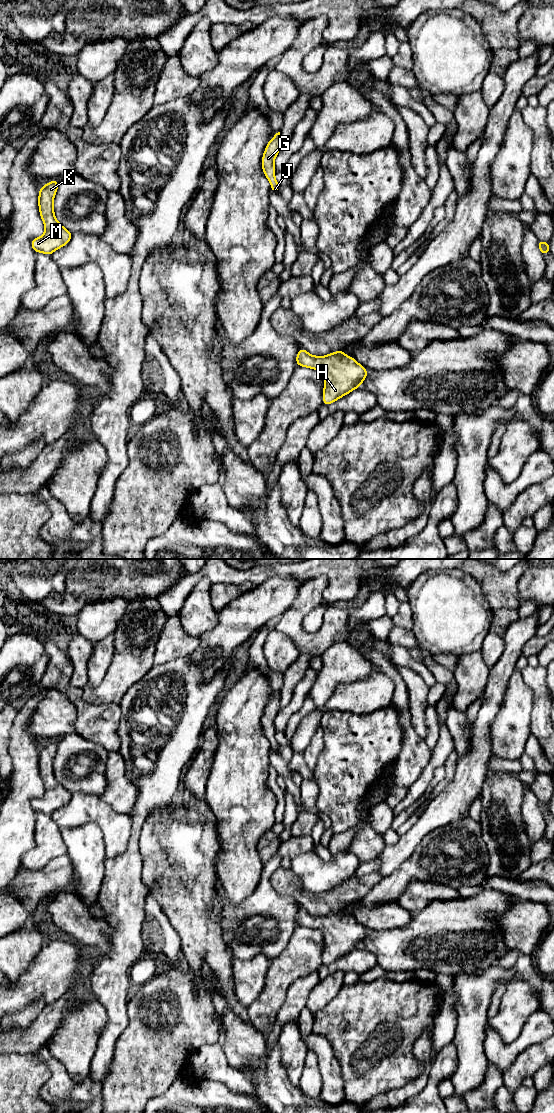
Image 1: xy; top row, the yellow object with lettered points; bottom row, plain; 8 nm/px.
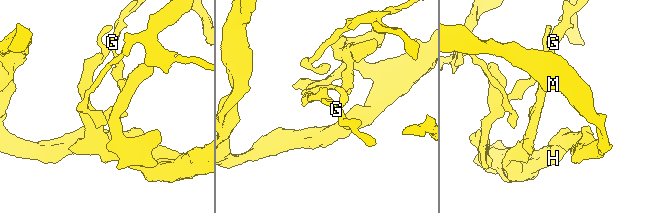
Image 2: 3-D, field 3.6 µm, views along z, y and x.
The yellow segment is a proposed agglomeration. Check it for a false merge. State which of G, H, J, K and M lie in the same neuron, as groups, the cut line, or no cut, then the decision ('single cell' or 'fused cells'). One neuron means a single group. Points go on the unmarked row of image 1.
groups G H J K M; cut none; single cell

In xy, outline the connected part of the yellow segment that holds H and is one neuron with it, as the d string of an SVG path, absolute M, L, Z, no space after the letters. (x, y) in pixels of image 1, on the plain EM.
M300 908L296 917L297 926L319 930L324 936L323 964L330 965L352 950L361 947L367 937L367 929L343 910L326 916L313 916Z

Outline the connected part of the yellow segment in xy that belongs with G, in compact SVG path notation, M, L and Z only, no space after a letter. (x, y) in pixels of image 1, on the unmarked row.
M280 692L276 693L274 697L268 702L265 712L262 716L263 732L267 739L270 741L271 750L277 754L280 745L275 739L274 719L276 718L280 710L279 700Z

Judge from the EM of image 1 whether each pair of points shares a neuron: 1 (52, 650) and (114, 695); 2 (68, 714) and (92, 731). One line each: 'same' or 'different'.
1: different
2: different

